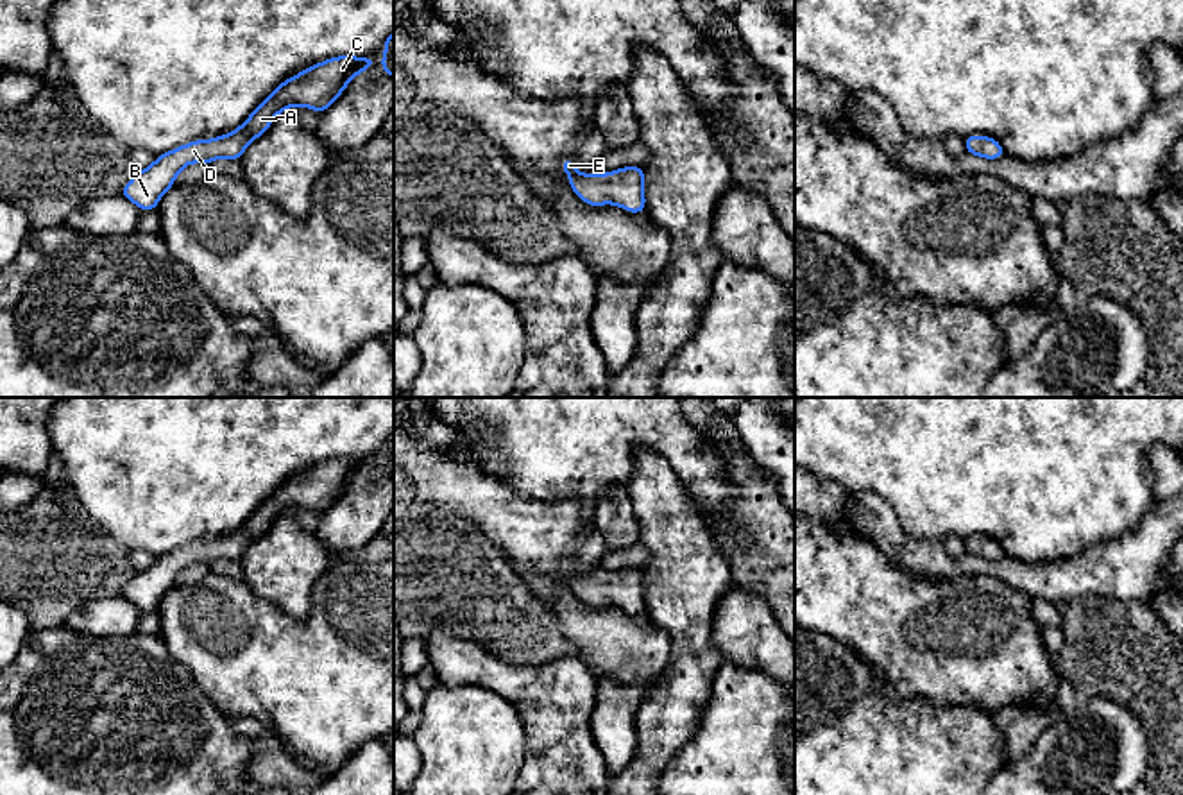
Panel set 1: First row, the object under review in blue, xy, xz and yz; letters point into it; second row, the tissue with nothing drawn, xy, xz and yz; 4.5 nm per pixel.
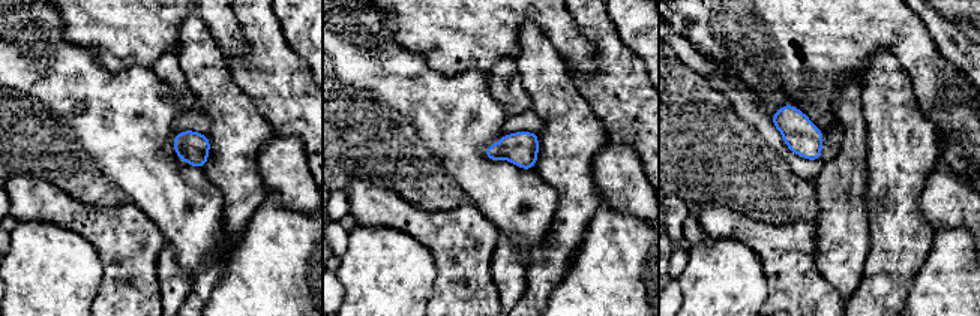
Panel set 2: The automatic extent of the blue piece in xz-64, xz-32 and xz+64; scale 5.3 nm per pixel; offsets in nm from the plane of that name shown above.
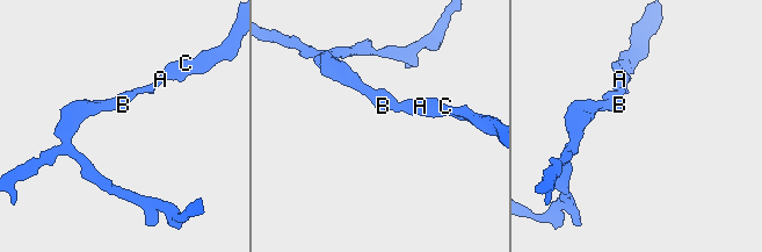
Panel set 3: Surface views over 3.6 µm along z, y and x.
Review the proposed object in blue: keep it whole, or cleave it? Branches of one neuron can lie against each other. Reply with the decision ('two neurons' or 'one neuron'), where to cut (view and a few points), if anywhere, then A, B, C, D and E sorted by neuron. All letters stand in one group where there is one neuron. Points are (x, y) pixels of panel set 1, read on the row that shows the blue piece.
one neuron; no cut; A B C D E

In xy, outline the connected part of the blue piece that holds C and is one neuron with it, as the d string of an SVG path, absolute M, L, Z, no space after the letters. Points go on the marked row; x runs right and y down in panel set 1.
M338 56L299 72L281 82L233 132L190 141L157 156L149 168L136 170L122 188L122 195L141 211L156 209L159 199L174 186L177 174L186 165L209 165L218 158L240 161L242 152L270 127L281 111L302 106L320 115L340 97L354 75L374 64L374 57Z

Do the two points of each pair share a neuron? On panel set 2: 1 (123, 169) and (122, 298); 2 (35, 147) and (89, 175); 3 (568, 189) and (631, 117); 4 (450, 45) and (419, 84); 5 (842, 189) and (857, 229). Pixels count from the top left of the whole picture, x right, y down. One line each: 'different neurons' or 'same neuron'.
1: different neurons
2: same neuron
3: different neurons
4: different neurons
5: same neuron

